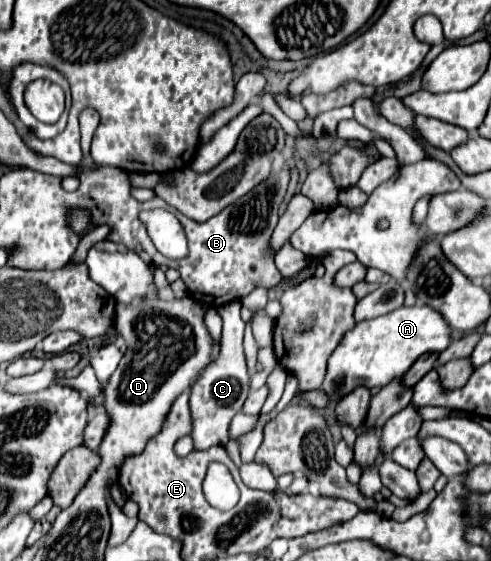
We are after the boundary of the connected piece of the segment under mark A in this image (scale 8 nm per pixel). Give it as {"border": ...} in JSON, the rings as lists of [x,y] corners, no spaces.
{"border":[[[426,305],[400,307],[388,315],[356,323],[356,327],[340,339],[338,347],[328,359],[328,369],[322,383],[322,391],[328,397],[328,407],[334,409],[338,401],[356,387],[384,387],[390,383],[390,379],[404,375],[422,353],[440,353],[446,349],[450,343],[448,335],[450,327],[446,321],[442,321],[442,315],[434,313],[434,309]]]}

